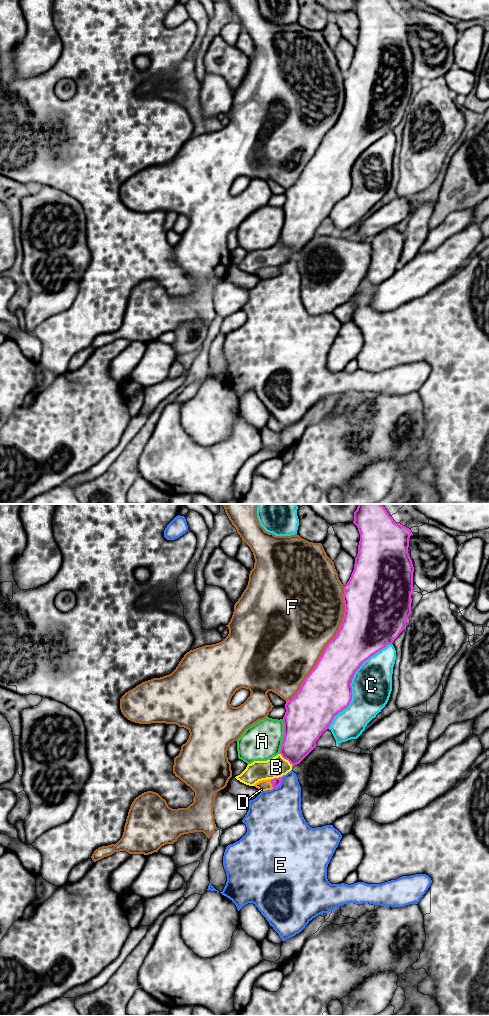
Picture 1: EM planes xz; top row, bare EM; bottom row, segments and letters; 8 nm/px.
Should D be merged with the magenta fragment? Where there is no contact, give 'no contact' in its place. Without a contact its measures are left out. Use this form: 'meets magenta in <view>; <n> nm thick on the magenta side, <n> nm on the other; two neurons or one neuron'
meets magenta in xz; 70 nm thick on the magenta side, 90 nm on the other; one neuron

